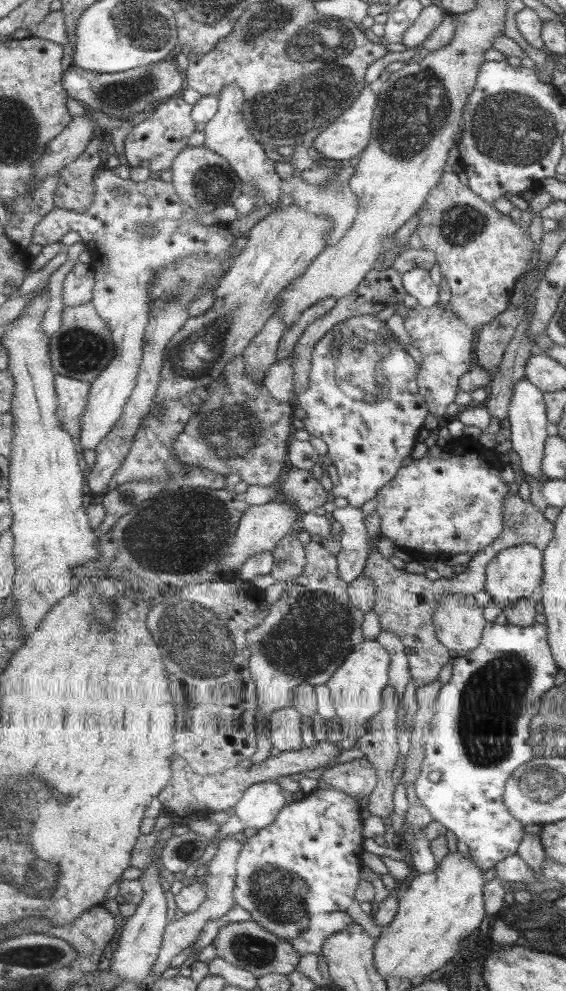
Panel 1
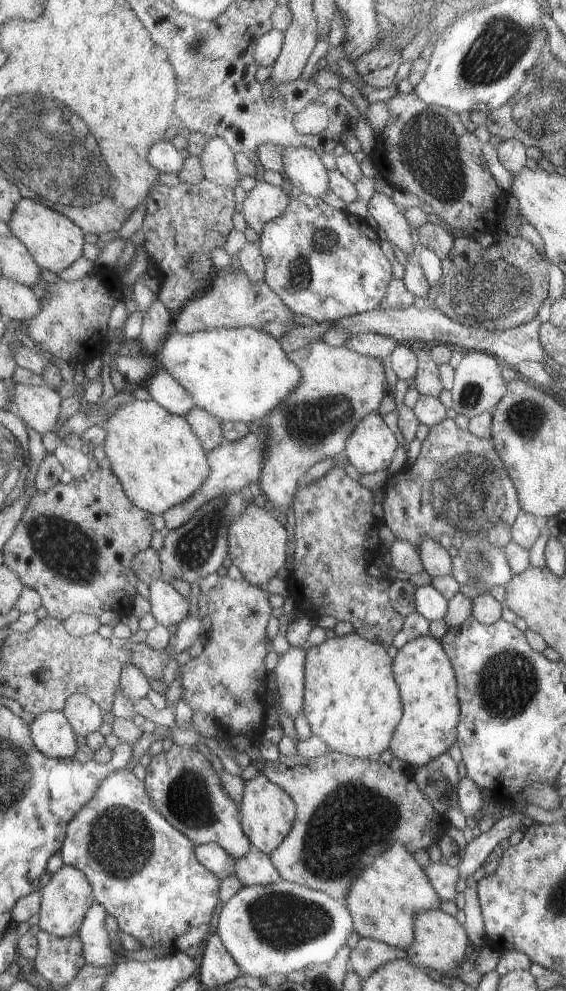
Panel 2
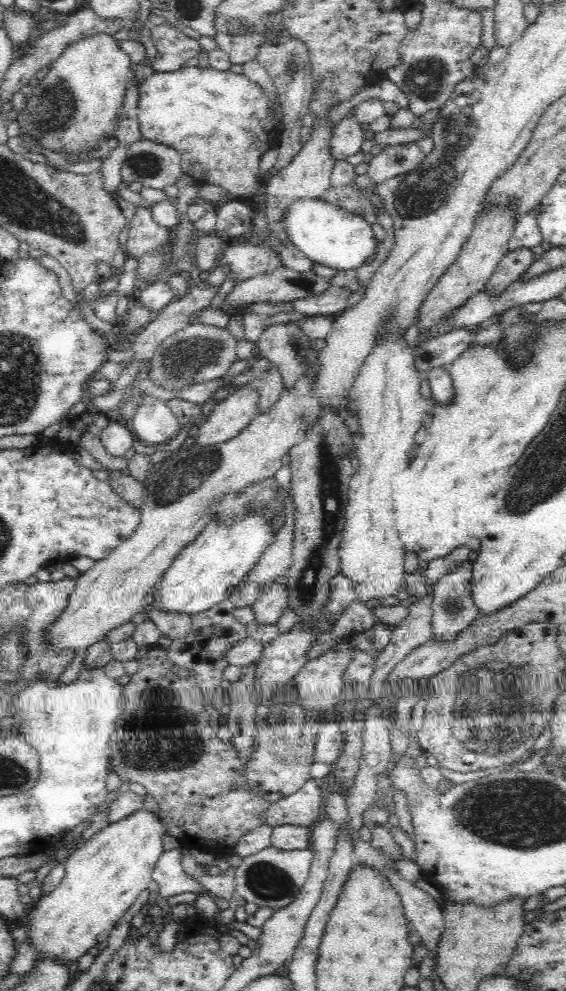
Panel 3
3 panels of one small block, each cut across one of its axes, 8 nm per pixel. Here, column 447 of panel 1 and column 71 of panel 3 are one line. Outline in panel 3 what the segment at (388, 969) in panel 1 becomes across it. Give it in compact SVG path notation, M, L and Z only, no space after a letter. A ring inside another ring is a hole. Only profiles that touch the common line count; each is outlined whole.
M142 807L132 814L108 823L93 834L89 840L82 842L62 862L64 876L48 897L39 898L38 906L32 907L32 940L40 954L38 958L56 958L61 960L76 960L85 954L96 943L106 940L117 920L134 904L139 894L148 888L153 880L152 872L164 849L164 836L167 836L164 817L161 812Z

